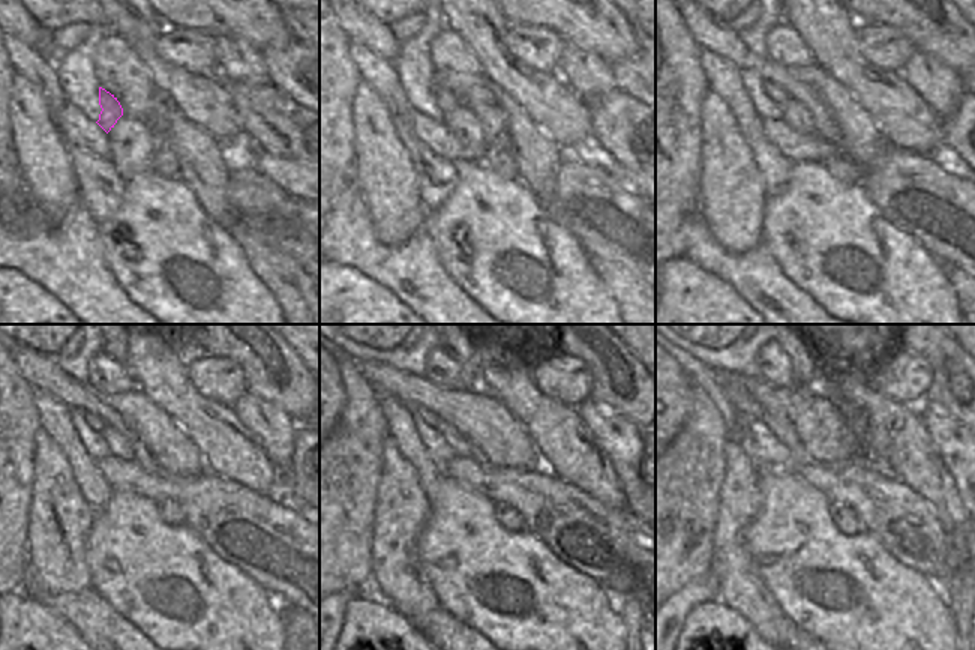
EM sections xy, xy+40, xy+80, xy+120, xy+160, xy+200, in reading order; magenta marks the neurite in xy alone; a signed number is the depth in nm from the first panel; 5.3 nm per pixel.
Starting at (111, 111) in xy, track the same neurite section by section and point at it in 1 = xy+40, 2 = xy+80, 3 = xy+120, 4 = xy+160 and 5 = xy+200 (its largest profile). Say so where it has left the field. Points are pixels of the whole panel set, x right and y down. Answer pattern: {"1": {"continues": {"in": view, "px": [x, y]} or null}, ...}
{"1": {"continues": {"in": "xy+40", "px": [446, 101]}}, "2": {"continues": {"in": "xy+80", "px": [774, 92]}}, "3": {"continues": {"in": "xy+120", "px": [95, 422]}}, "4": {"continues": {"in": "xy+160", "px": [431, 419]}}, "5": {"continues": {"in": "xy+200", "px": [744, 406]}}}

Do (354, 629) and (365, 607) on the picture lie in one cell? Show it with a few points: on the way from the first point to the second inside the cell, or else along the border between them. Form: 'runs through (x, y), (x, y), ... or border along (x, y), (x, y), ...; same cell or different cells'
runs through (359, 623), (365, 613); same cell

